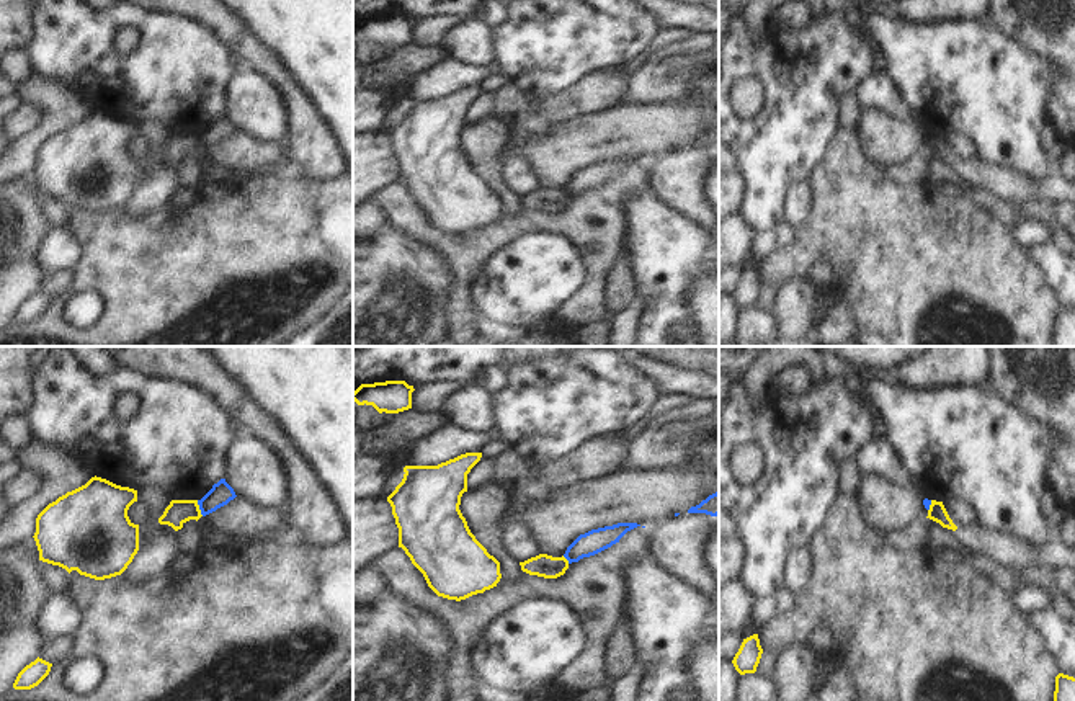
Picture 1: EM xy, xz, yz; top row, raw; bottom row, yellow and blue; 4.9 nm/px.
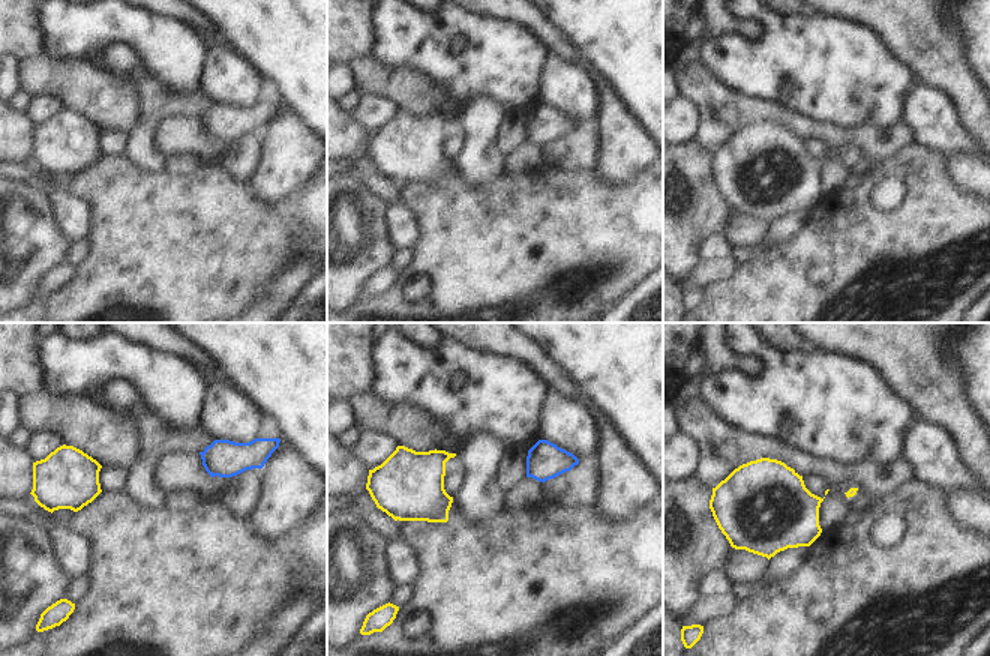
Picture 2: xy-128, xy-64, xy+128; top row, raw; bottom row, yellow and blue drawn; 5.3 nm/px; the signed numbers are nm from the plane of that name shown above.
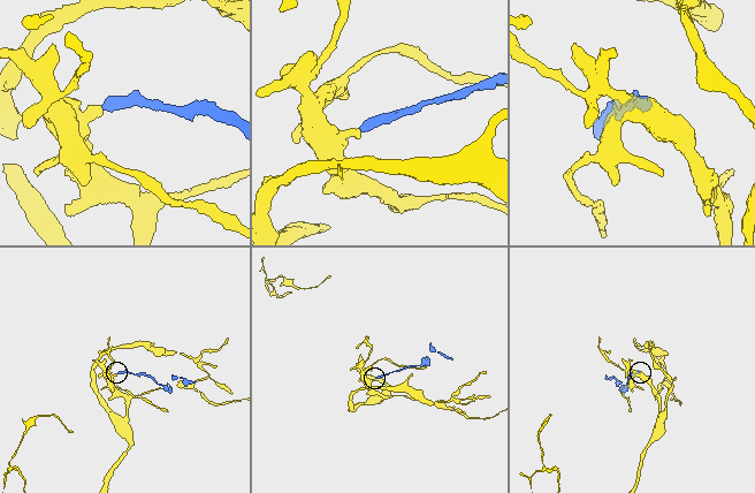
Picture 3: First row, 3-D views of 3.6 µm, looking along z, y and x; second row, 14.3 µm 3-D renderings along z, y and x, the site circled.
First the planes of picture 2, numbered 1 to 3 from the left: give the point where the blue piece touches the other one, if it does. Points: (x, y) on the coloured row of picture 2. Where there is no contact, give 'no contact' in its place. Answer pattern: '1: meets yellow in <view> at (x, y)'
1: no contact
2: no contact
3: no contact

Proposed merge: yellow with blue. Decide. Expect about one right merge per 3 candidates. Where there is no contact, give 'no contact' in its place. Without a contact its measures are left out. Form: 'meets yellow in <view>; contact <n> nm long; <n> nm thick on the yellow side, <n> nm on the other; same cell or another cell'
meets yellow in xy; contact 90 nm long; 120 nm thick on the yellow side, 110 nm on the other; another cell

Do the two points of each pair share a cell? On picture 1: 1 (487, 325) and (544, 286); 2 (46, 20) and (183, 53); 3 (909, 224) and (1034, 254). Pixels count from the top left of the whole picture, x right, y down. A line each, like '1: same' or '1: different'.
1: different
2: same
3: different

